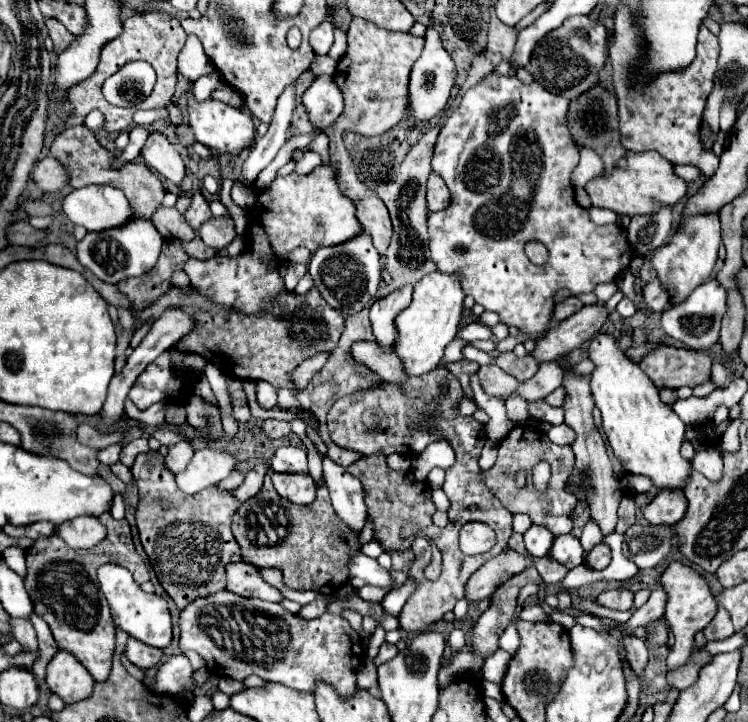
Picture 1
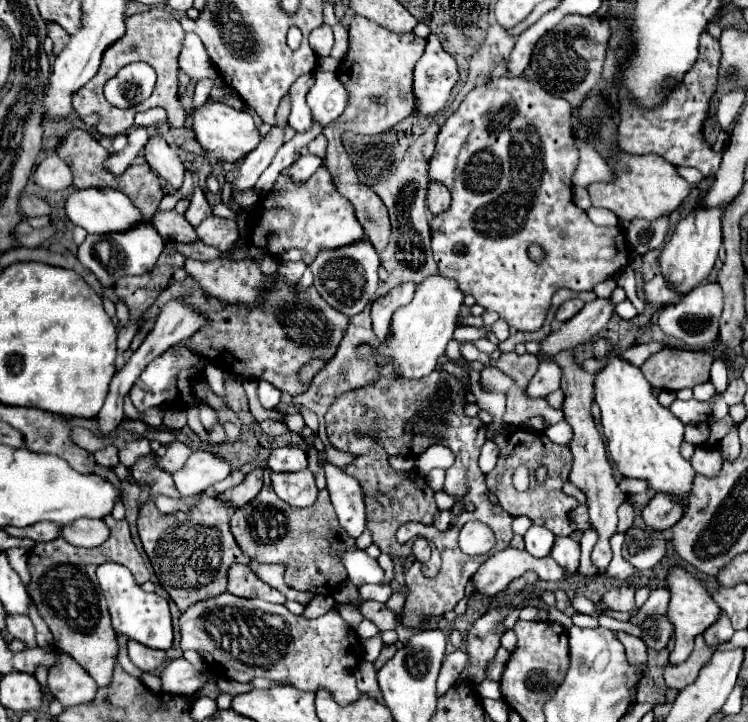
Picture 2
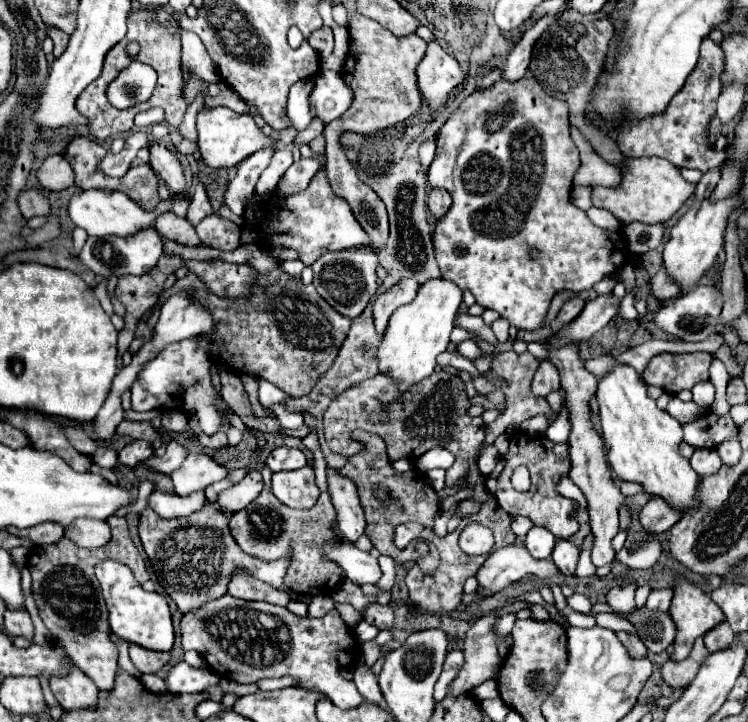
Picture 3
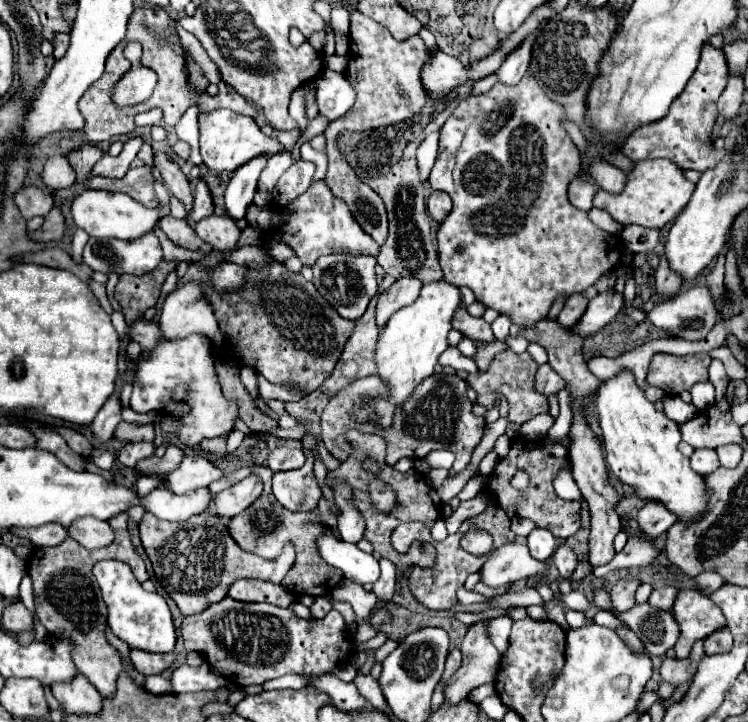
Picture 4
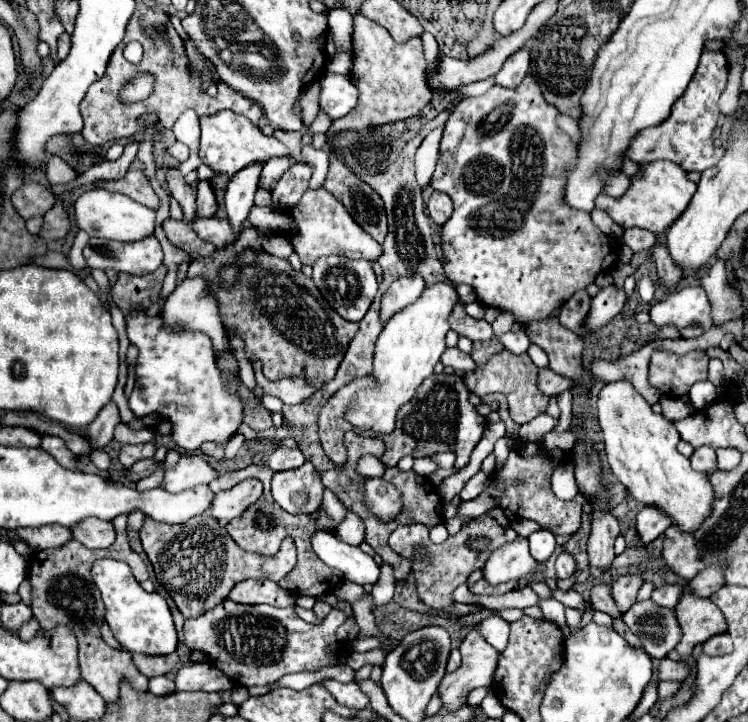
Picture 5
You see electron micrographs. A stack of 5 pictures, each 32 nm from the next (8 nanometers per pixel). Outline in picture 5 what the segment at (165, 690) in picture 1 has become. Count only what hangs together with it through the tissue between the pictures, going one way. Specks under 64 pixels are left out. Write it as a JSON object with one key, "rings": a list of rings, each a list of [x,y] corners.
{"rings":[[[210,662],[200,664],[186,664],[176,672],[174,678],[176,692],[220,692],[220,690],[232,690],[232,680],[228,680],[220,670],[216,670]]]}

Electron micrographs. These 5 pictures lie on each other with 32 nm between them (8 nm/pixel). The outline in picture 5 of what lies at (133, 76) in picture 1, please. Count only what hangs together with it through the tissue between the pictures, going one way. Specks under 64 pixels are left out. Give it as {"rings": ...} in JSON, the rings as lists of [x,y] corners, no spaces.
{"rings":[[[138,72],[132,80],[128,80],[122,86],[122,90],[118,92],[118,98],[124,104],[140,102],[152,94],[152,88],[154,88],[154,76],[150,72]]]}

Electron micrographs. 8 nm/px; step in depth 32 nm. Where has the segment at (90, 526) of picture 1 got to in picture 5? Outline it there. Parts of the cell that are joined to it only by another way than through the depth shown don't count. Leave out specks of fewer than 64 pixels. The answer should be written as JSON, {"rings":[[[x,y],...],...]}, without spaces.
{"rings":[[[96,518],[82,520],[70,530],[72,530],[72,538],[76,538],[86,548],[108,548],[116,538],[112,524]]]}

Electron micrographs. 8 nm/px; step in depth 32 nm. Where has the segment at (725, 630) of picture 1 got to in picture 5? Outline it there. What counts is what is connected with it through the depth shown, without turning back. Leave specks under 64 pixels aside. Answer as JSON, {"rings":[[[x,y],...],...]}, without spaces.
{"rings":[[[728,632],[716,634],[704,642],[706,656],[718,656],[718,654],[728,654],[728,652],[732,652],[732,638]]]}

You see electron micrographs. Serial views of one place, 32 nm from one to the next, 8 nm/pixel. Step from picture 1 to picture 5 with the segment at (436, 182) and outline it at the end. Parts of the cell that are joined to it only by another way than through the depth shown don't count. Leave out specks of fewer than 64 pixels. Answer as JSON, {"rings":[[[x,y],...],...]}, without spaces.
{"rings":[[[432,192],[428,200],[428,214],[438,226],[442,226],[444,220],[448,220],[448,216],[452,214],[452,200],[442,192]]]}

